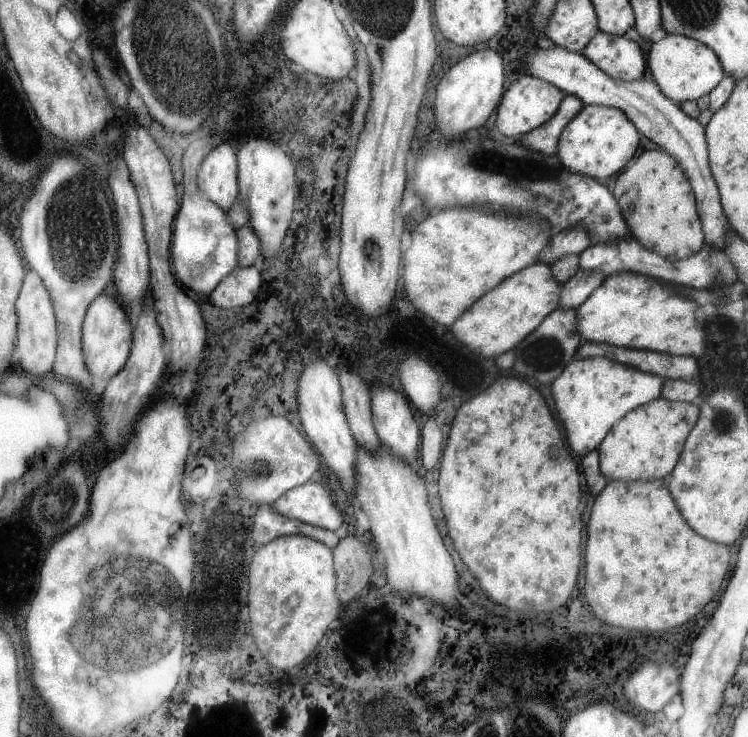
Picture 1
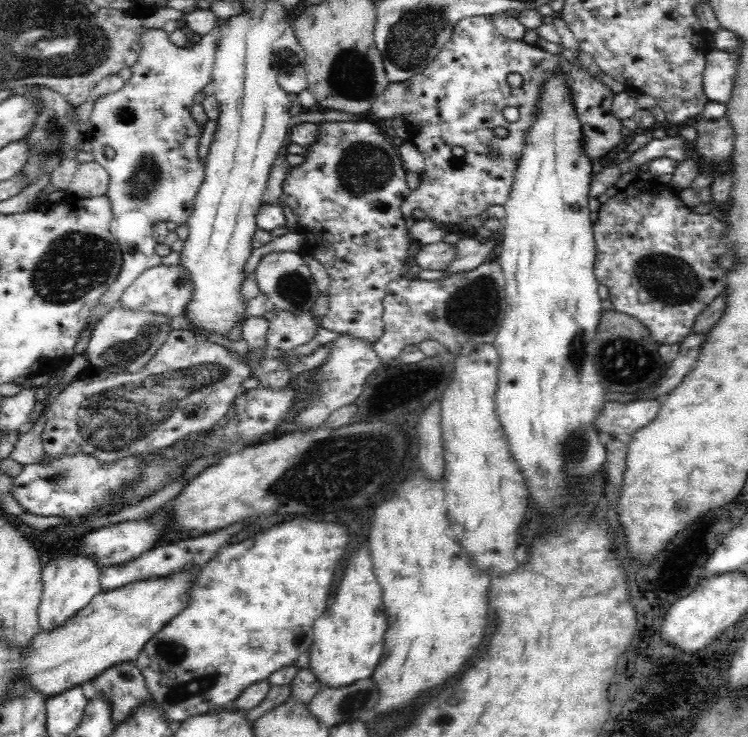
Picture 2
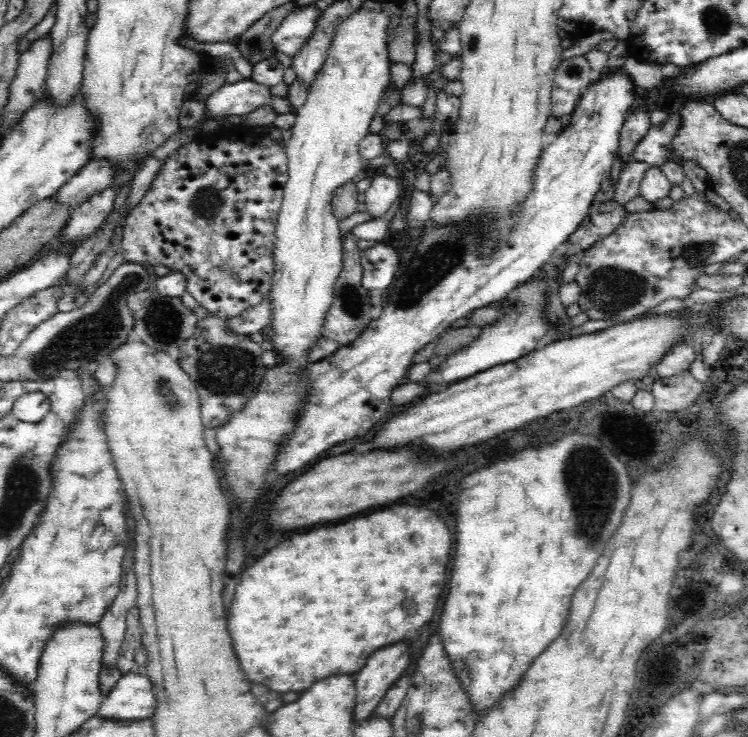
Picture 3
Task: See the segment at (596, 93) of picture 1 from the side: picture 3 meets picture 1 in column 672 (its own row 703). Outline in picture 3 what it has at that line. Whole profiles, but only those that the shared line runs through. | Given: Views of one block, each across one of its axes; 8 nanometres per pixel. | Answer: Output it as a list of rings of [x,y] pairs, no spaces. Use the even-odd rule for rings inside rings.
[[[130,671],[103,697],[96,716],[114,720],[151,718],[157,707],[155,692],[145,673]]]

